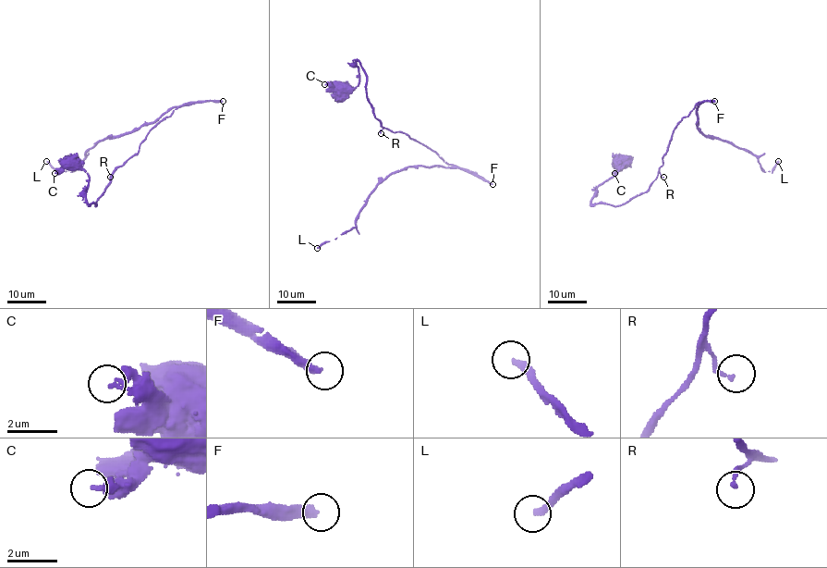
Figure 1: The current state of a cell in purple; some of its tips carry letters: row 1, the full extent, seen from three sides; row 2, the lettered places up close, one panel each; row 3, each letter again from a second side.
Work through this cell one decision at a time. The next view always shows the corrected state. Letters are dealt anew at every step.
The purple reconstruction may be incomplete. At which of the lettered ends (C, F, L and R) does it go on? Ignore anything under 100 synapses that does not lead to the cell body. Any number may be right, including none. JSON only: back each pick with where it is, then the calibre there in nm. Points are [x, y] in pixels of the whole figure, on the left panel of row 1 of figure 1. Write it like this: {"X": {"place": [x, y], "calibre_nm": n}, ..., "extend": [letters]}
{"F": {"place": [223, 101], "calibre_nm": 340}, "L": {"place": [46, 161], "calibre_nm": 280}, "extend": ["F", "L"]}

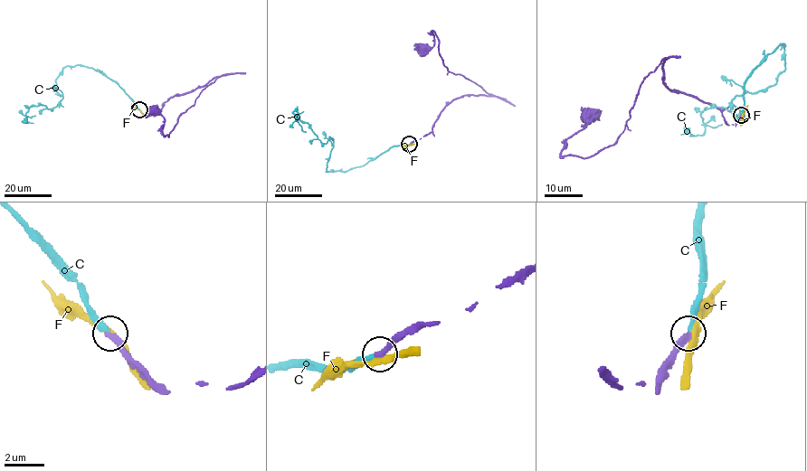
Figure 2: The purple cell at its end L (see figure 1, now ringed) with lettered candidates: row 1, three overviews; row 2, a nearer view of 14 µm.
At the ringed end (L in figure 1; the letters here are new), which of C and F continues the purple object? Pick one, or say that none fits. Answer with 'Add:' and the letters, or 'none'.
Add: C

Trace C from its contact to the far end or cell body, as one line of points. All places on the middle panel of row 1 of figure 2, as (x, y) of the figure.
C: (409, 145), (392, 146), (360, 166), (326, 172), (333, 141), (322, 143), (307, 123), (297, 121), (297, 107)

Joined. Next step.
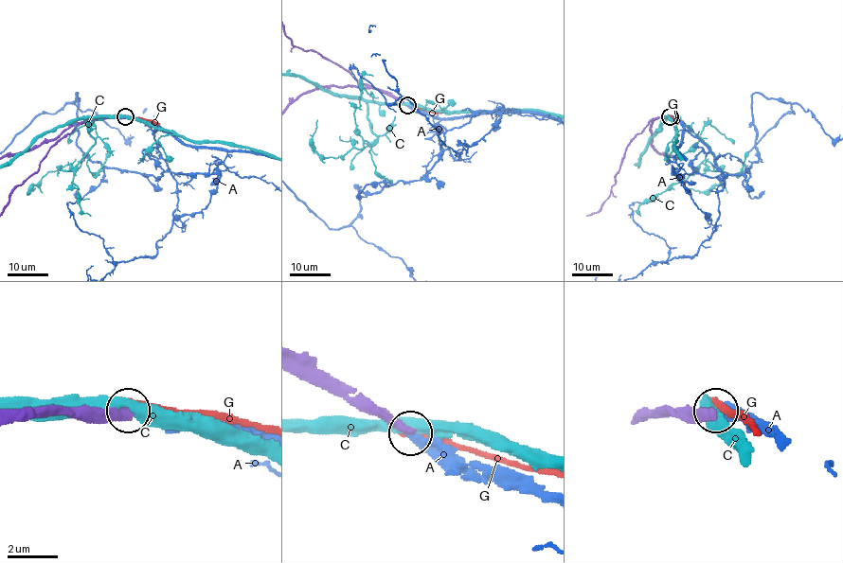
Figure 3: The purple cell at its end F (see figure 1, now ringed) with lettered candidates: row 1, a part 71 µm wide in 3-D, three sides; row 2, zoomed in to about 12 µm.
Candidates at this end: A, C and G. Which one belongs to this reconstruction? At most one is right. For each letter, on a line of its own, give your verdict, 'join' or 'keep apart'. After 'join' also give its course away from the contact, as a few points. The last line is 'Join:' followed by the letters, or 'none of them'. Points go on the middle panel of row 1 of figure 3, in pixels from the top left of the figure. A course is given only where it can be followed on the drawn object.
A: join; course (406, 105), (458, 160), (501, 110), (448, 130), (426, 176), (358, 188), (356, 233)
C: keep apart
G: keep apart
Join: A

